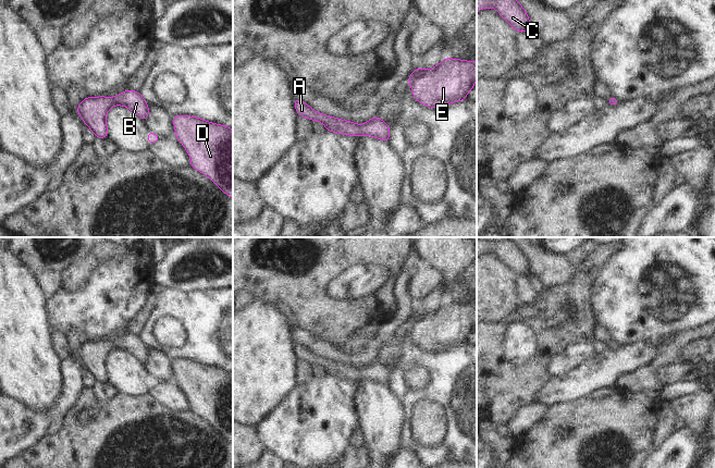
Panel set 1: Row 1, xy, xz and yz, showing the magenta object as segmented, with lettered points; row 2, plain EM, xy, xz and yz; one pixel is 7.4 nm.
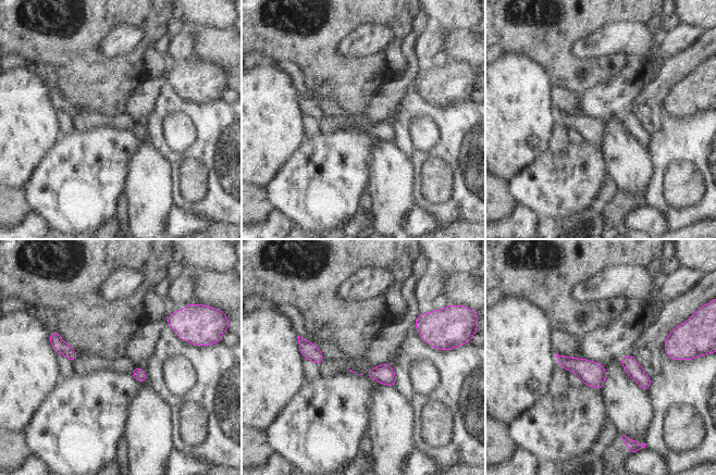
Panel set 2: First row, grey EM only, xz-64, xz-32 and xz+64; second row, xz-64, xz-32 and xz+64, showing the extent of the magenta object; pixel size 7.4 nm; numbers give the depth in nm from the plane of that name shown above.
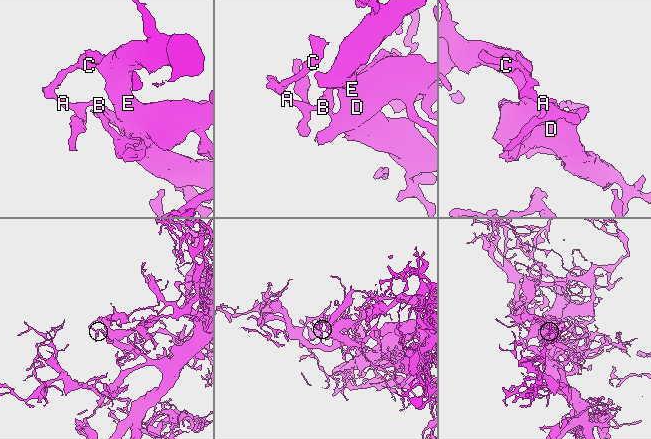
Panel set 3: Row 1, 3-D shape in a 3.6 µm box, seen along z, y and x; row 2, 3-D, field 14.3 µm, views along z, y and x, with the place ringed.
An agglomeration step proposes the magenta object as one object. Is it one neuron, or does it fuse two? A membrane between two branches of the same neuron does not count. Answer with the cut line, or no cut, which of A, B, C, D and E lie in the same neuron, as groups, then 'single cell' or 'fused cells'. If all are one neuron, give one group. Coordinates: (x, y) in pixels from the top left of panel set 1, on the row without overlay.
no cut | A B C D E | single cell

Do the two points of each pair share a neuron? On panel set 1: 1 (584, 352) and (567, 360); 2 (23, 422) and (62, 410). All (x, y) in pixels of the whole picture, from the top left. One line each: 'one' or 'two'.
1: one
2: one

